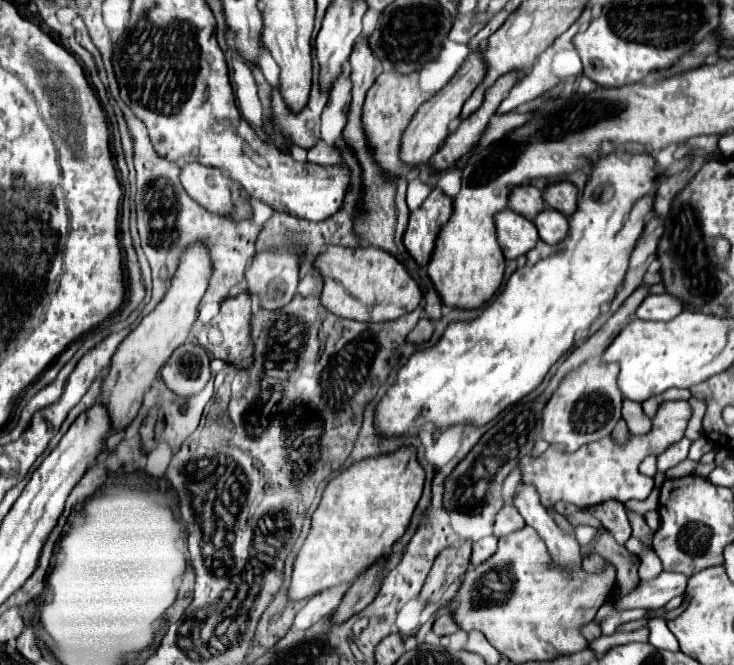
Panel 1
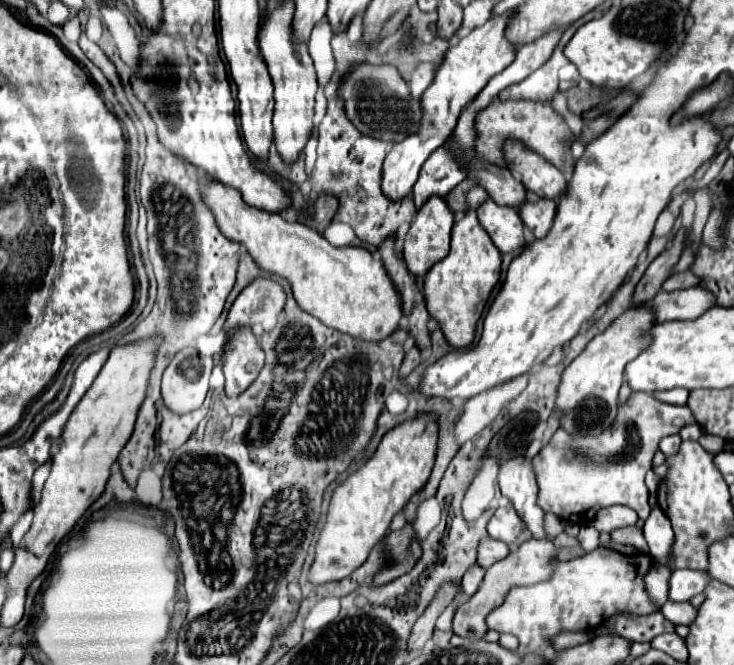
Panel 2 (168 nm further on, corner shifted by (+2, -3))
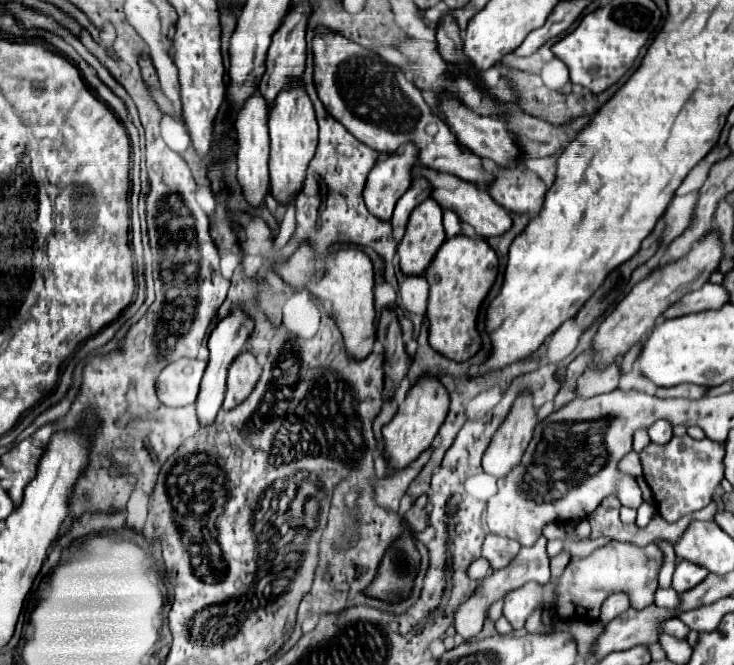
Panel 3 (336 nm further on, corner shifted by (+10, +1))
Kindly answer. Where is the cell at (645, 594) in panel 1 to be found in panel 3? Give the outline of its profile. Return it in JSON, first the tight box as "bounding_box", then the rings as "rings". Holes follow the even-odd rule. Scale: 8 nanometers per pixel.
{"bounding_box":[672,560,708,594],"rings":[[[680,560],[680,562],[676,564],[676,570],[674,570],[672,588],[674,588],[678,594],[688,592],[688,590],[692,590],[696,584],[700,584],[706,576],[708,576],[706,568],[698,568],[696,564],[690,564],[688,560]]]}

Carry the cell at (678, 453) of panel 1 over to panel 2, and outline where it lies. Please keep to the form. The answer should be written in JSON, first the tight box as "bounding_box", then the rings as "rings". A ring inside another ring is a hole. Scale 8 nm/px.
{"bounding_box":[660,434,680,456],"rings":[[[672,434],[672,436],[666,436],[660,440],[660,450],[664,452],[664,456],[672,456],[678,452],[680,448],[680,434]]]}

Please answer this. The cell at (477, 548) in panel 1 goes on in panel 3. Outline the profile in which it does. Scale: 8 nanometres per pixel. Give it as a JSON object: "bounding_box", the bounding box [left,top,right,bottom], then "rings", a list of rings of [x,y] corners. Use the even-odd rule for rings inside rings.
{"bounding_box":[482,534,520,568],"rings":[[[488,534],[482,544],[482,556],[490,562],[492,568],[504,568],[516,556],[518,548],[520,544],[510,538]]]}

